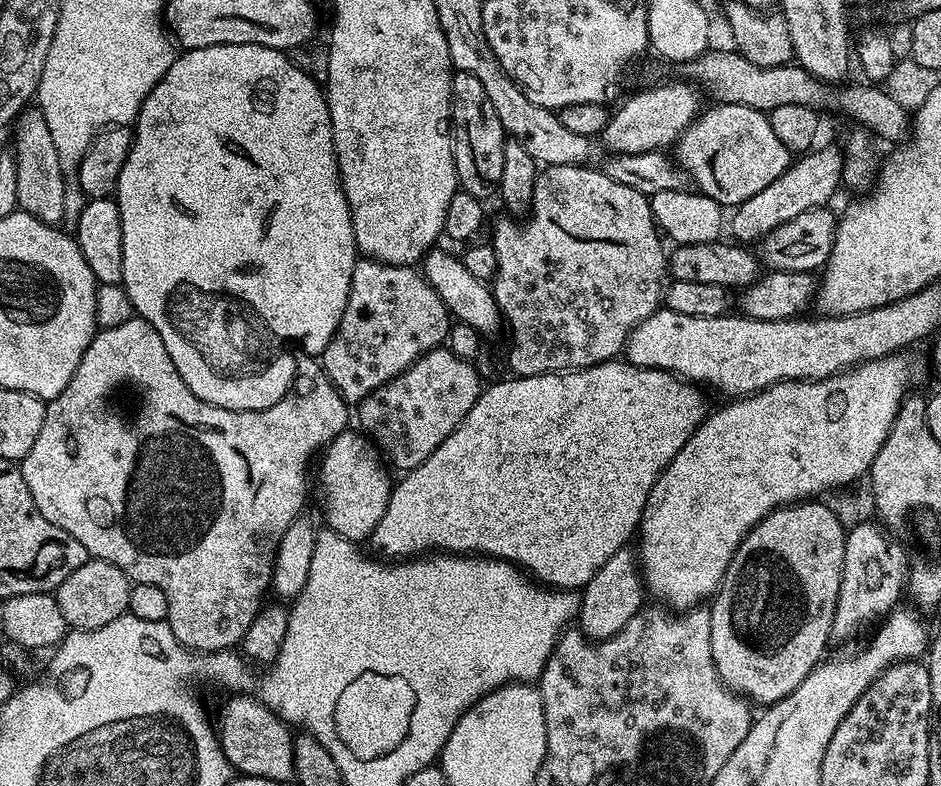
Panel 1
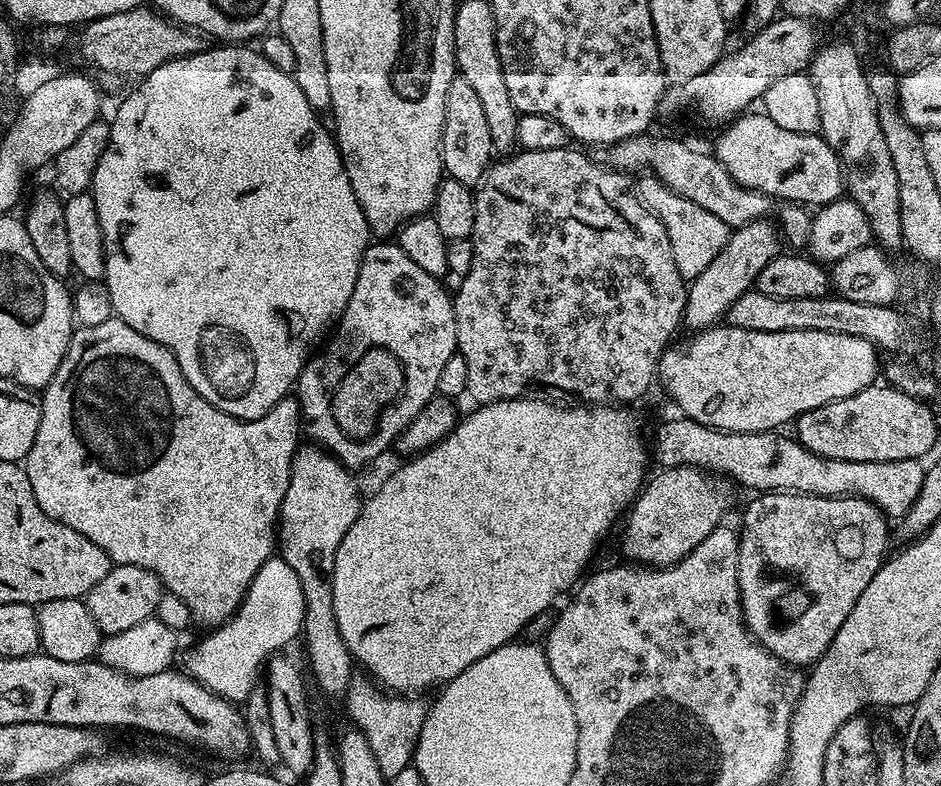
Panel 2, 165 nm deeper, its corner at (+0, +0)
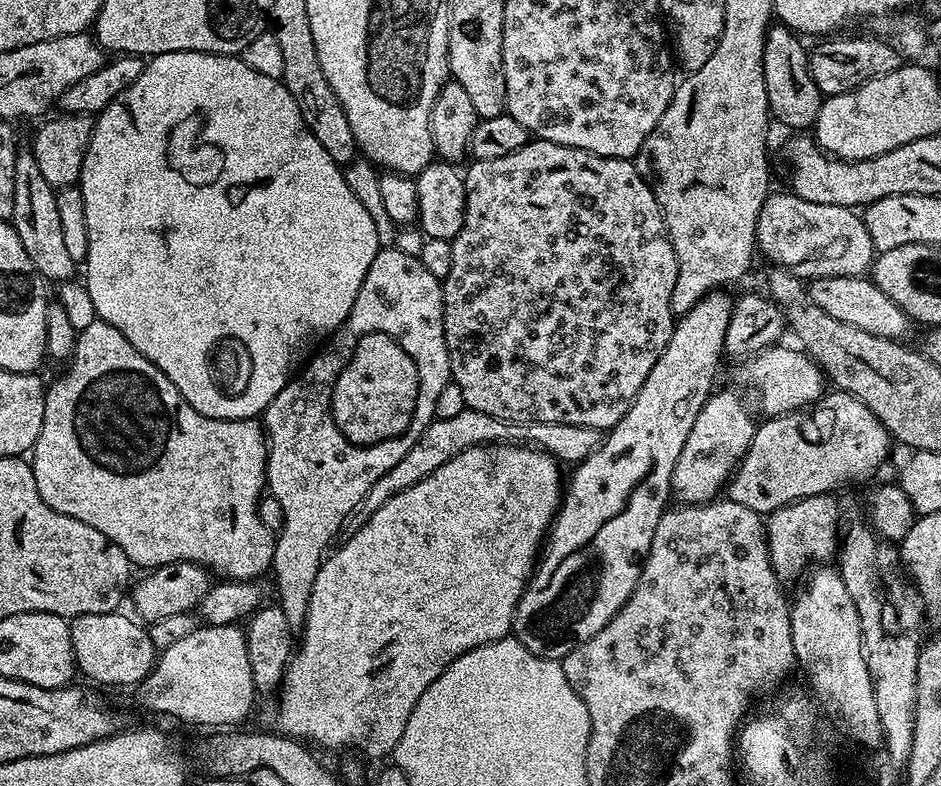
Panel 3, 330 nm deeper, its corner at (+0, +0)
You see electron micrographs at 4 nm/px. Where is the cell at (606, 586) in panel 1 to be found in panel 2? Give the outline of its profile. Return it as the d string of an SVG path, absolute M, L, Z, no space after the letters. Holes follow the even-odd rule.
M683 466L665 468L657 473L641 488L623 521L624 537L620 540L623 559L640 566L667 566L686 558L702 538L721 527L723 520L720 519L732 504L733 485L723 475Z

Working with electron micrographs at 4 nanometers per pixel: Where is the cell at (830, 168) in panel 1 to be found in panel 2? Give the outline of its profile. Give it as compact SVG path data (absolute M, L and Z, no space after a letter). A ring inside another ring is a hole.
M771 219L755 220L746 226L735 229L729 235L726 246L688 284L688 301L684 307L683 327L693 333L702 332L705 328L715 328L727 317L730 306L742 298L742 294L753 291L758 274L762 274L766 262L770 262L775 256L781 255L782 233Z

